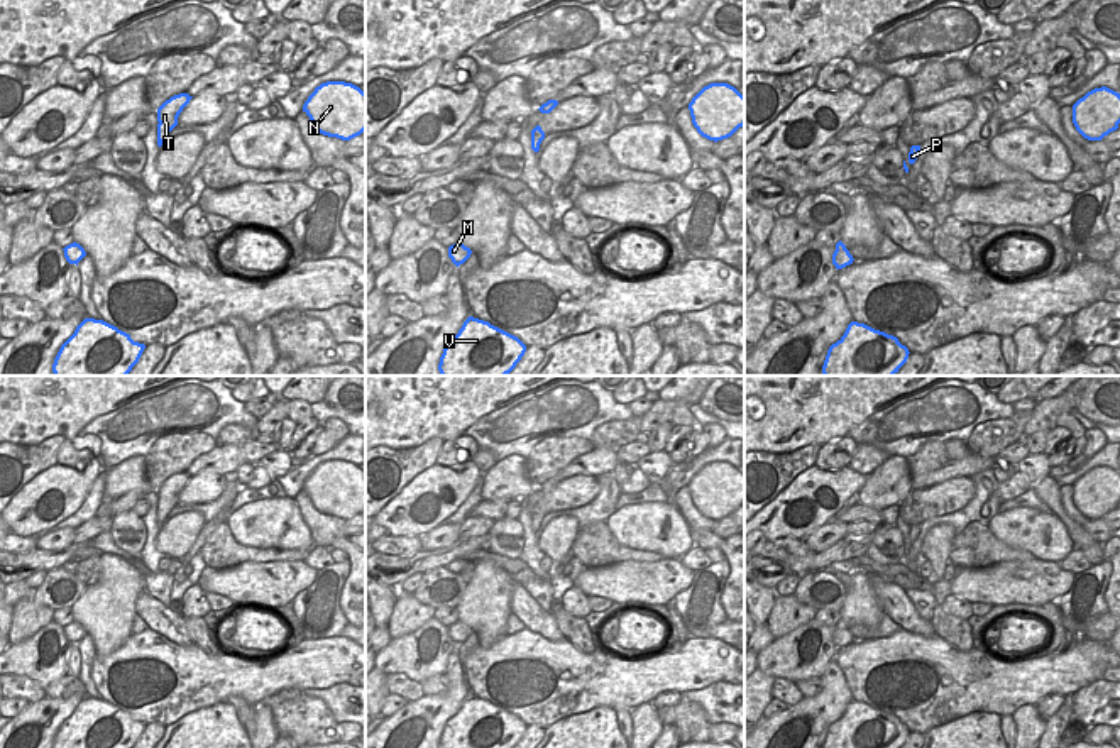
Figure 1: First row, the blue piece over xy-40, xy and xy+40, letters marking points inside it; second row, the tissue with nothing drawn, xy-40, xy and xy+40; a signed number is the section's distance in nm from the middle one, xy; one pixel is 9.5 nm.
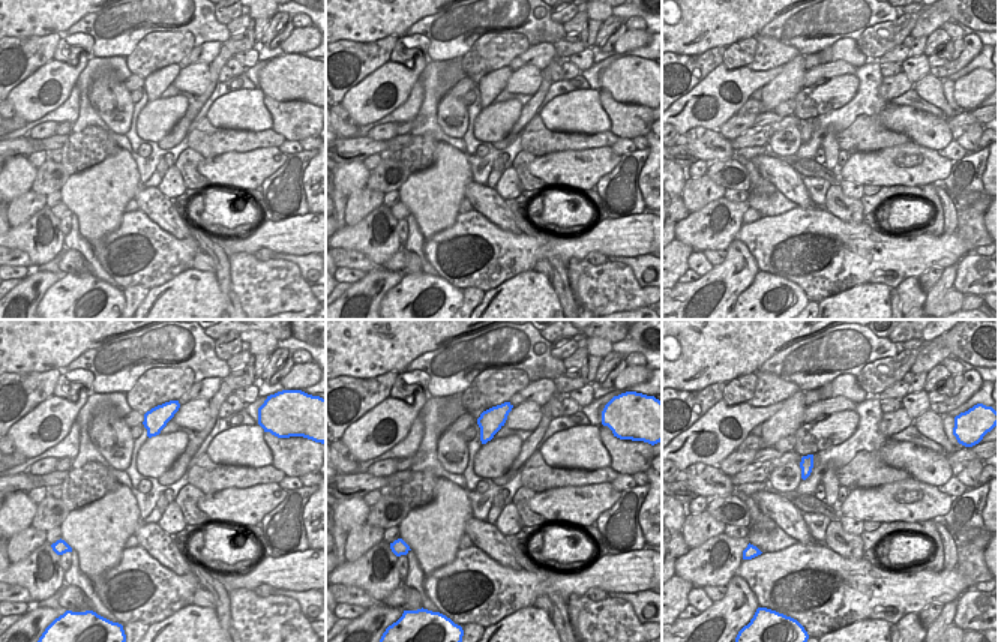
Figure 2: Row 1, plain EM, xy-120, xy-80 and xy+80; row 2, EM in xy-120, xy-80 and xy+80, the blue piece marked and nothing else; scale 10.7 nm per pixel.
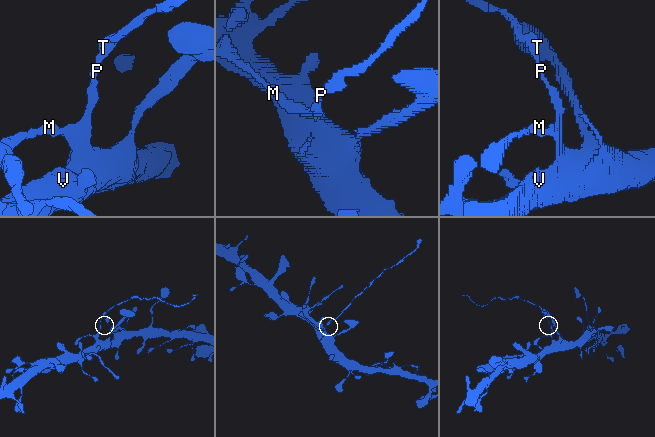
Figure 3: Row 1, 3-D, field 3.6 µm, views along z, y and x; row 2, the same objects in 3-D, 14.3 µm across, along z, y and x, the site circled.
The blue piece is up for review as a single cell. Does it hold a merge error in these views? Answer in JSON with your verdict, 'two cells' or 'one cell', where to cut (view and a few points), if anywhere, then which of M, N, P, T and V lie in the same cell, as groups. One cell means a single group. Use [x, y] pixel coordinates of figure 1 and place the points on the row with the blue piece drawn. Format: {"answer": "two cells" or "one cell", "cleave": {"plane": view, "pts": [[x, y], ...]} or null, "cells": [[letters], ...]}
{"answer": "two cells", "cleave": {"plane": "xy+40", "pts": [[912, 146], [919, 146]]}, "cells": [["M", "N", "P", "V"], ["T"]]}

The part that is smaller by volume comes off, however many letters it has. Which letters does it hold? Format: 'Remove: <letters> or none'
Remove: T

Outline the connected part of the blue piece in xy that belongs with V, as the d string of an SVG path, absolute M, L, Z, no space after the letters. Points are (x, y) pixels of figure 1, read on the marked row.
M469 316L440 357L442 376L508 376L526 352L514 335Z

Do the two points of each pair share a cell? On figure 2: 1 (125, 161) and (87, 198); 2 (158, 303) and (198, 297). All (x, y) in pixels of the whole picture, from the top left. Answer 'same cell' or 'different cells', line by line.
1: same cell
2: same cell

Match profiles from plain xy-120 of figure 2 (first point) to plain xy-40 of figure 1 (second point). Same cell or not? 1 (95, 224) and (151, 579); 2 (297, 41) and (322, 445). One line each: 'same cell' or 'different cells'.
1: different cells
2: same cell

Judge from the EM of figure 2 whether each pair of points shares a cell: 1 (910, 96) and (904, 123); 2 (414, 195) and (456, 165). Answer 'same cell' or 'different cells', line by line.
1: different cells
2: same cell

